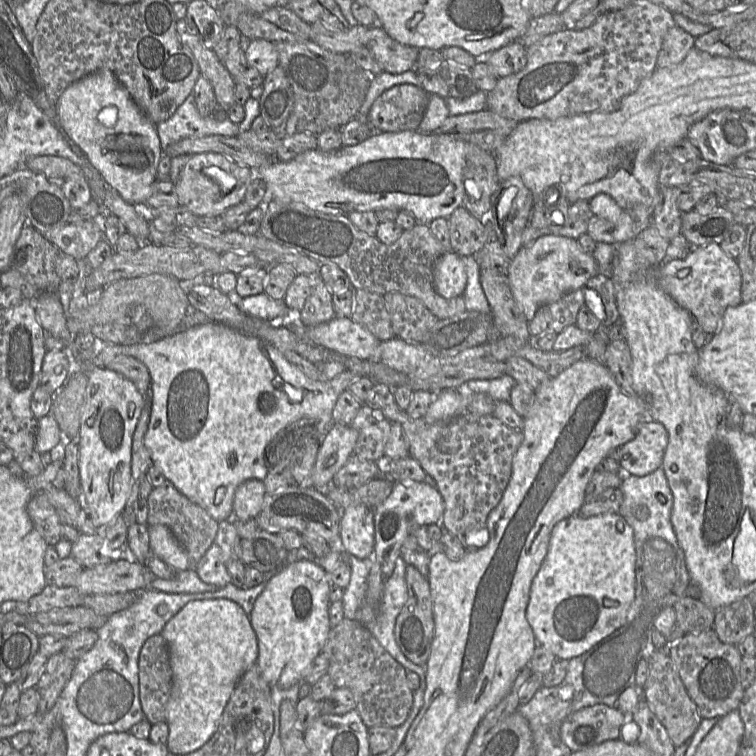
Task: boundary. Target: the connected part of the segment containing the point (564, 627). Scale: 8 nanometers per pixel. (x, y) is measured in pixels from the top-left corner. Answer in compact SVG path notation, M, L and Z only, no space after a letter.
M606 513L589 518L582 518L579 515L573 515L556 524L551 533L548 552L531 585L526 617L534 632L537 644L543 645L548 648L556 656L557 659L569 661L574 657L584 654L624 625L628 611L635 599L635 593L636 551L634 531L630 524L619 513Z

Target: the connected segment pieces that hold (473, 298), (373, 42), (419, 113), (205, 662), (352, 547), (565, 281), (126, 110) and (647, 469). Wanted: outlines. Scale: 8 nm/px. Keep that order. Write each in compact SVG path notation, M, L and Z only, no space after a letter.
M463 256L467 275L467 285L462 295L466 311L477 311L483 314L491 314L491 309L480 283L480 267L474 256Z
M380 25L370 27L366 47L383 72L401 74L415 68L419 49L391 38Z
M412 84L395 85L373 102L369 125L374 132L417 131L428 106L426 91Z
M225 598L189 601L165 624L160 634L168 648L172 671L172 686L166 705L166 746L168 752L184 755L202 747L214 734L237 682L248 668L256 664L257 638L242 607Z
M365 504L351 505L340 518L340 538L346 554L368 558L374 550L374 508Z
M547 235L531 246L522 247L508 268L510 290L517 307L529 322L538 308L559 300L568 292L583 288L589 279L599 274L593 255L585 252L573 238Z
M103 68L70 84L56 103L56 125L65 137L79 147L104 180L128 203L145 207L152 184L157 178L157 166L162 149L154 124L137 106L114 73Z
M647 421L641 424L636 436L621 447L621 470L635 476L646 476L662 467L668 432L663 424Z

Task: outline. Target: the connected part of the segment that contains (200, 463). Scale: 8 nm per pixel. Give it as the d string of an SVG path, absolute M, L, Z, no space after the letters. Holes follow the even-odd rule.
M209 322L203 325L185 328L152 343L135 343L129 345L104 344L95 337L93 347L97 347L98 354L90 362L85 362L91 363L92 366L89 367L107 368L109 363L117 356L126 355L138 359L148 368L150 374L151 414L148 429L144 437L144 444L150 453L152 463L160 469L165 479L171 482L181 494L207 511L217 522L233 518L233 497L236 488L241 483L248 479L258 479L261 481L265 479L270 467L266 457L272 445L281 436L289 432L292 427L295 427L295 424L299 421L310 423L318 433L318 436L323 438L334 423L332 411L338 397L355 379L362 377L356 376L354 373L345 369L335 378L327 382L311 380L296 366L291 364L273 345L256 336L244 334L219 322ZM230 454L235 454L236 456L234 465L229 464L228 456Z

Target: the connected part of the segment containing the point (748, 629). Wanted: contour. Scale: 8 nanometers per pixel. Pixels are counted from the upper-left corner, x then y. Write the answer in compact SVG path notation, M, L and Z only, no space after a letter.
M748 597L715 611L713 630L727 644L737 645L755 629L755 607Z

